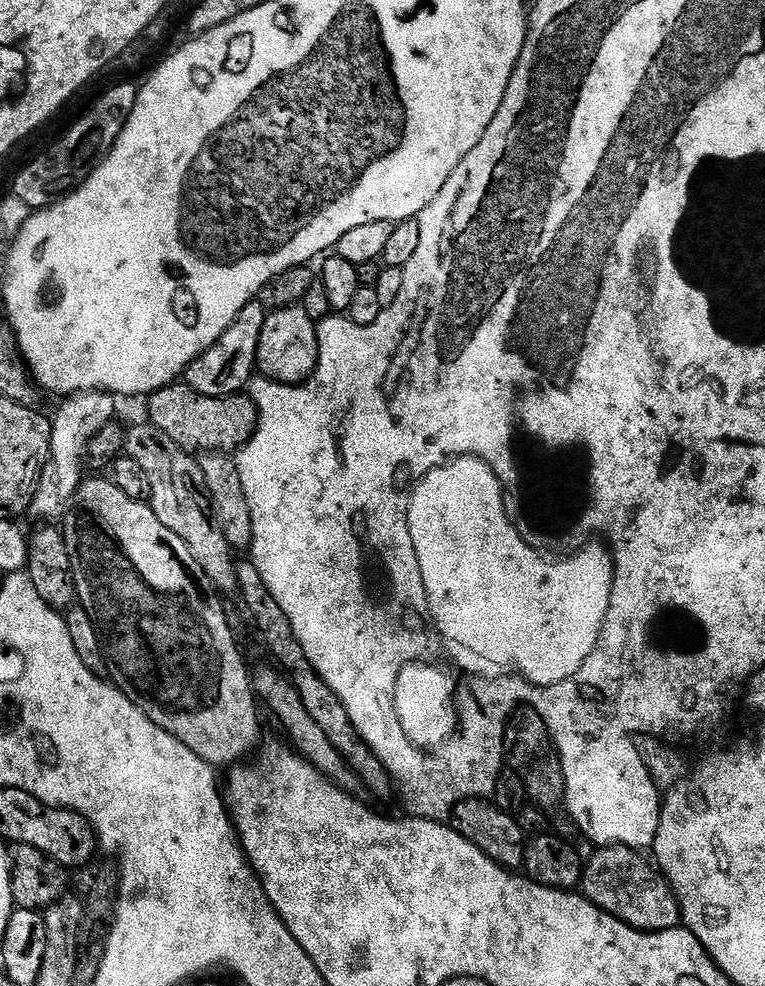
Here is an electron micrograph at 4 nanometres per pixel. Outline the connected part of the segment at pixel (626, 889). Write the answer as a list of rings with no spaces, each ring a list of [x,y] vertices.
[[[622,846],[603,847],[594,851],[588,865],[581,873],[580,888],[585,899],[591,901],[605,915],[610,915],[623,924],[640,932],[668,932],[675,931],[683,921],[679,900],[671,890],[671,885],[639,857],[635,849]]]

